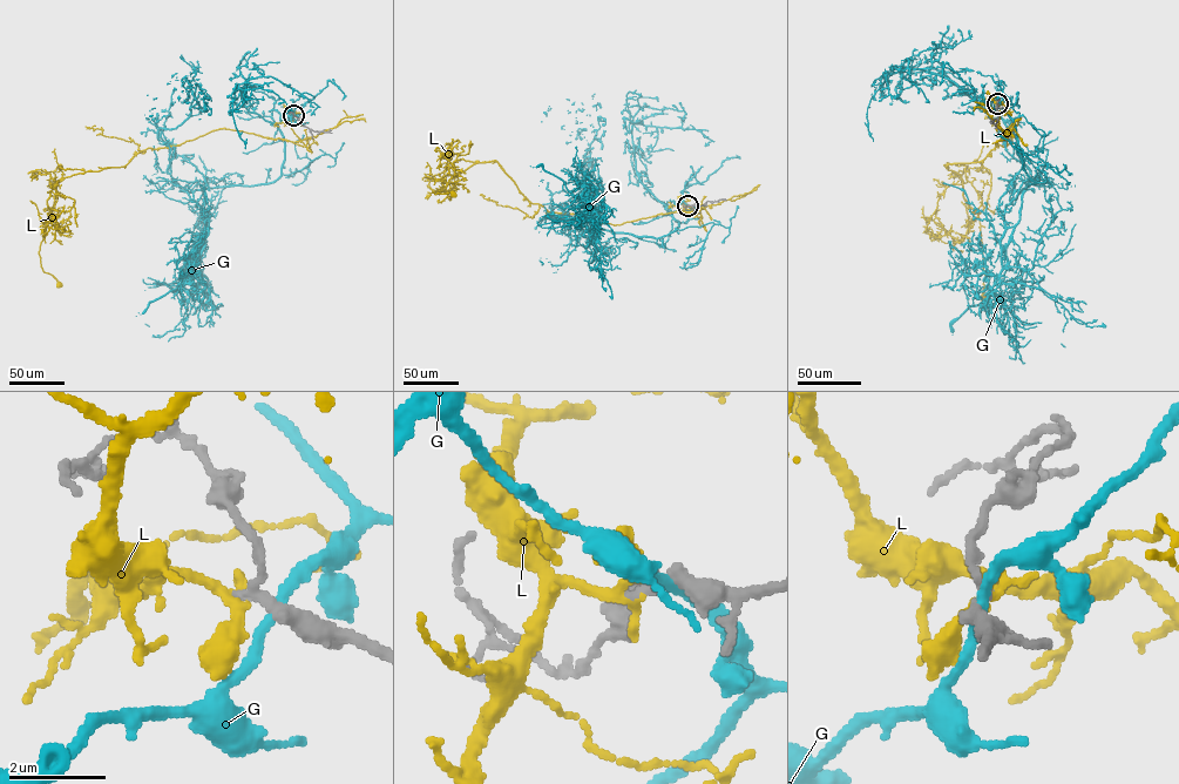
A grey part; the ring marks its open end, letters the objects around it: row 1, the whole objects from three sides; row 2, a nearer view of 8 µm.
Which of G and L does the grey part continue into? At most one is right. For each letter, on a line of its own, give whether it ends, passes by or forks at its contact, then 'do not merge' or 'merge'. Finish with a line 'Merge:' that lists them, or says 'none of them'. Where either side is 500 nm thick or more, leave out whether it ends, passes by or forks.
G: it passes by; do not merge
L: it passes by; merge
Merge: L

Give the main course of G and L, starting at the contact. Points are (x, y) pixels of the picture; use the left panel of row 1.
G: (293, 116), (278, 123), (282, 174), (204, 189), (205, 223), (157, 130), (189, 116), (192, 76), (149, 116)
L: (293, 115), (305, 146), (219, 128), (65, 177), (47, 201), (39, 251), (59, 283)

